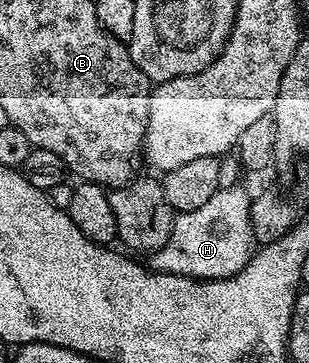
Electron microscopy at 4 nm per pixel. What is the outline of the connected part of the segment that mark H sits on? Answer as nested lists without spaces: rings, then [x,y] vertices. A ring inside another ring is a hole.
[[[219,187],[218,192],[212,194],[208,202],[204,202],[204,206],[175,215],[168,242],[149,257],[149,267],[153,271],[170,272],[173,276],[193,276],[195,280],[225,280],[233,278],[250,261],[256,248],[256,244],[253,244],[253,240],[256,240],[256,229],[250,222],[252,196],[242,188],[226,187]]]

